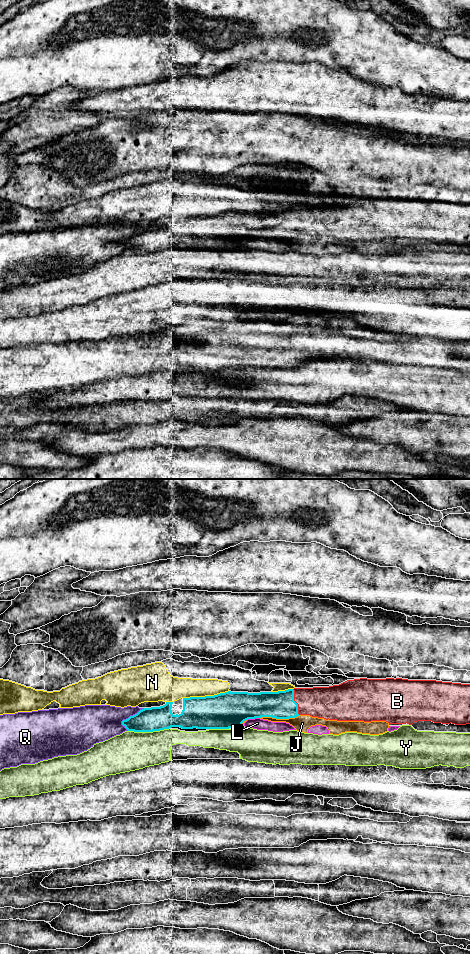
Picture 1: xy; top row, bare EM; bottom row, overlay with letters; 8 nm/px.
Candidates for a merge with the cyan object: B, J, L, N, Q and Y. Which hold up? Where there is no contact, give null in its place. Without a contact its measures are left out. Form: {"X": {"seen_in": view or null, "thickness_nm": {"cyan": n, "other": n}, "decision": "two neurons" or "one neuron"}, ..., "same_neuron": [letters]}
{"B": {"seen_in": "xy", "thickness_nm": {"cyan": 220, "other": 260}, "decision": "one neuron"}, "J": {"seen_in": "xy", "thickness_nm": {"cyan": 220, "other": 140}, "decision": "two neurons"}, "L": {"seen_in": "xy", "thickness_nm": {"cyan": 280, "other": 90}, "decision": "two neurons"}, "N": {"seen_in": "xy", "thickness_nm": {"cyan": 280, "other": 180}, "decision": "two neurons"}, "Q": {"seen_in": "xy", "thickness_nm": {"cyan": 190, "other": 280}, "decision": "two neurons"}, "Y": {"seen_in": "xy", "thickness_nm": {"cyan": 190, "other": 320}, "decision": "two neurons"}, "same_neuron": ["B"]}

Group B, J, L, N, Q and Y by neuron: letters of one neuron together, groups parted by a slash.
B / J L Q / N / Y

